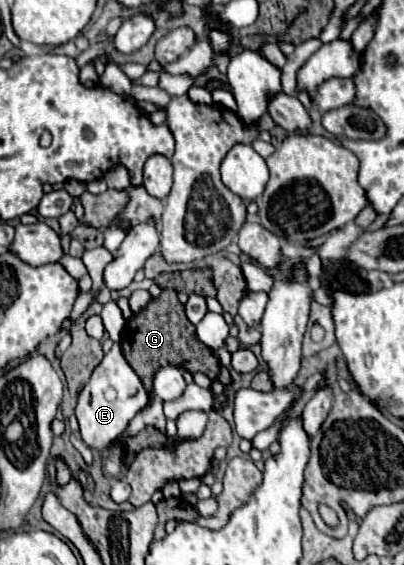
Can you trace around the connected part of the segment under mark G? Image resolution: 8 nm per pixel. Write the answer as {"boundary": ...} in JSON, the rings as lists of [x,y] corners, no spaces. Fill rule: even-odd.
{"boundary":[[[163,289],[157,299],[151,299],[145,309],[141,309],[135,317],[131,317],[125,323],[125,331],[121,335],[121,349],[133,371],[141,377],[143,385],[149,389],[149,393],[153,373],[163,365],[177,365],[189,369],[191,373],[201,371],[211,381],[215,381],[219,375],[219,359],[215,351],[205,347],[197,339],[195,325],[185,317],[185,307],[179,303],[177,291],[173,289]]]}

